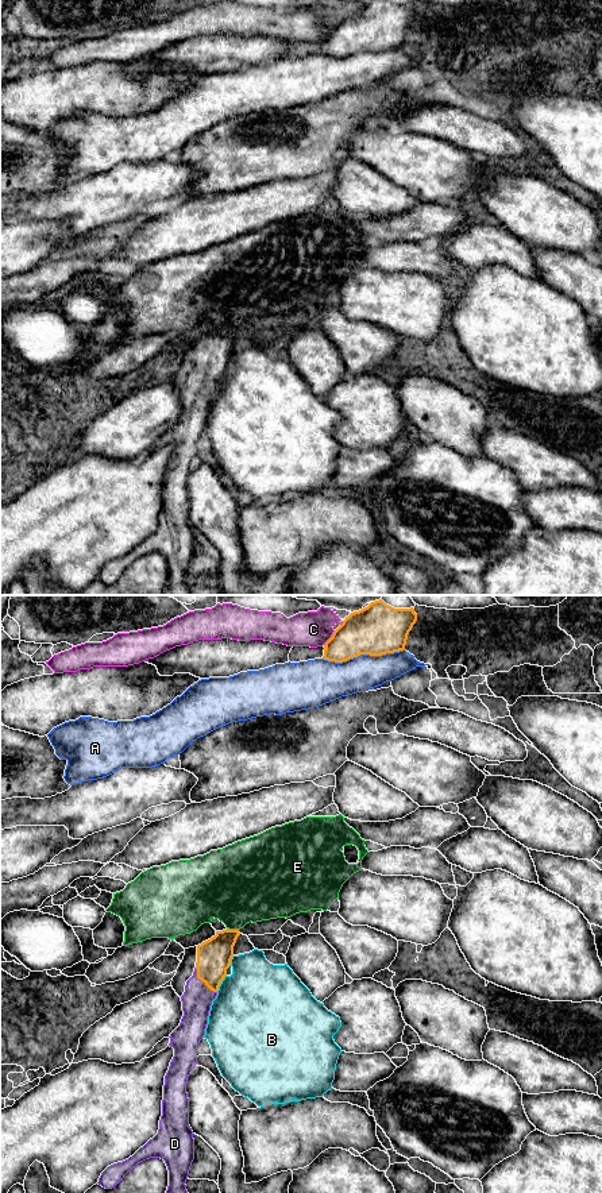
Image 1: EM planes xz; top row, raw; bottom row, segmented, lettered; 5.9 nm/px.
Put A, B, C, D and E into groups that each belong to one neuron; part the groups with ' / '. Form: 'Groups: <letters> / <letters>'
Groups: A / B / C / D / E

